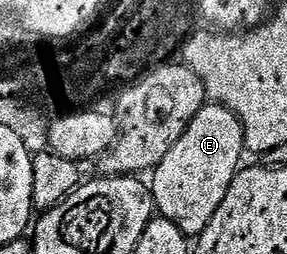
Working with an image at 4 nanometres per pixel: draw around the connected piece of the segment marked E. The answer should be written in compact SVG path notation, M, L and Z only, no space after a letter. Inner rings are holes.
M205 104L178 143L151 170L150 188L159 216L170 219L186 235L199 235L214 219L222 199L226 199L226 191L230 191L230 183L242 165L240 156L245 153L244 128L237 117L225 105Z

